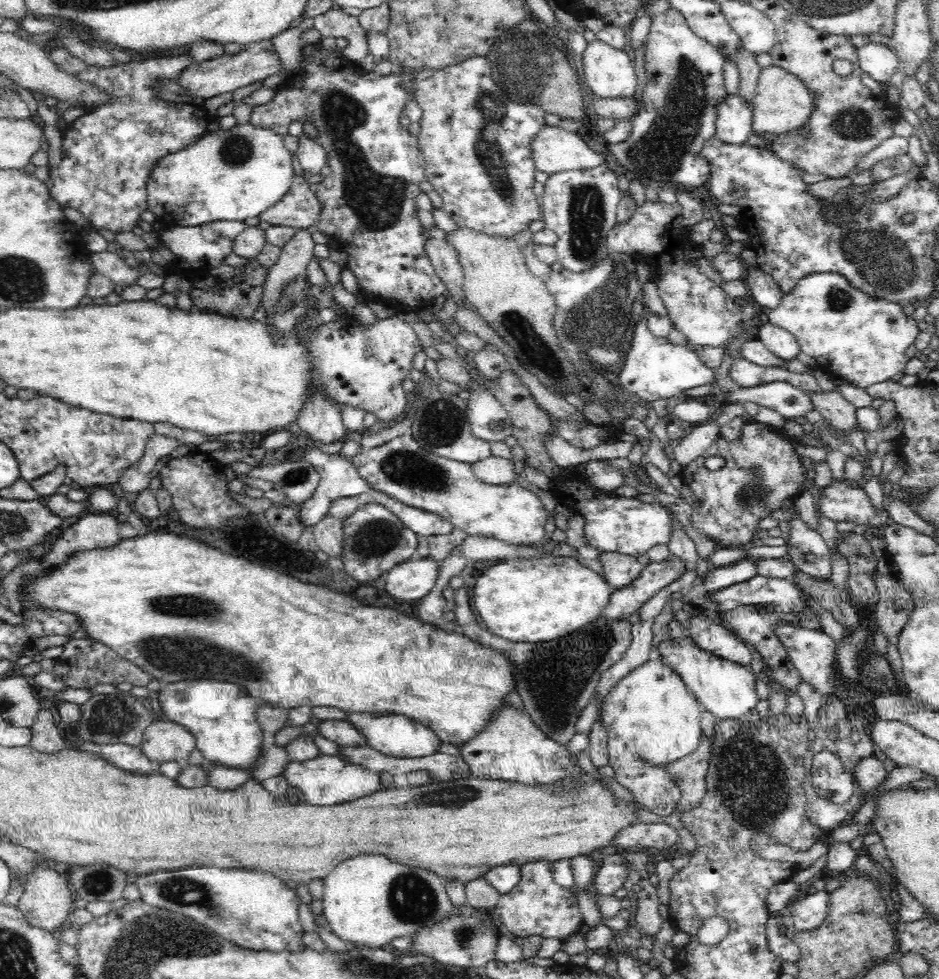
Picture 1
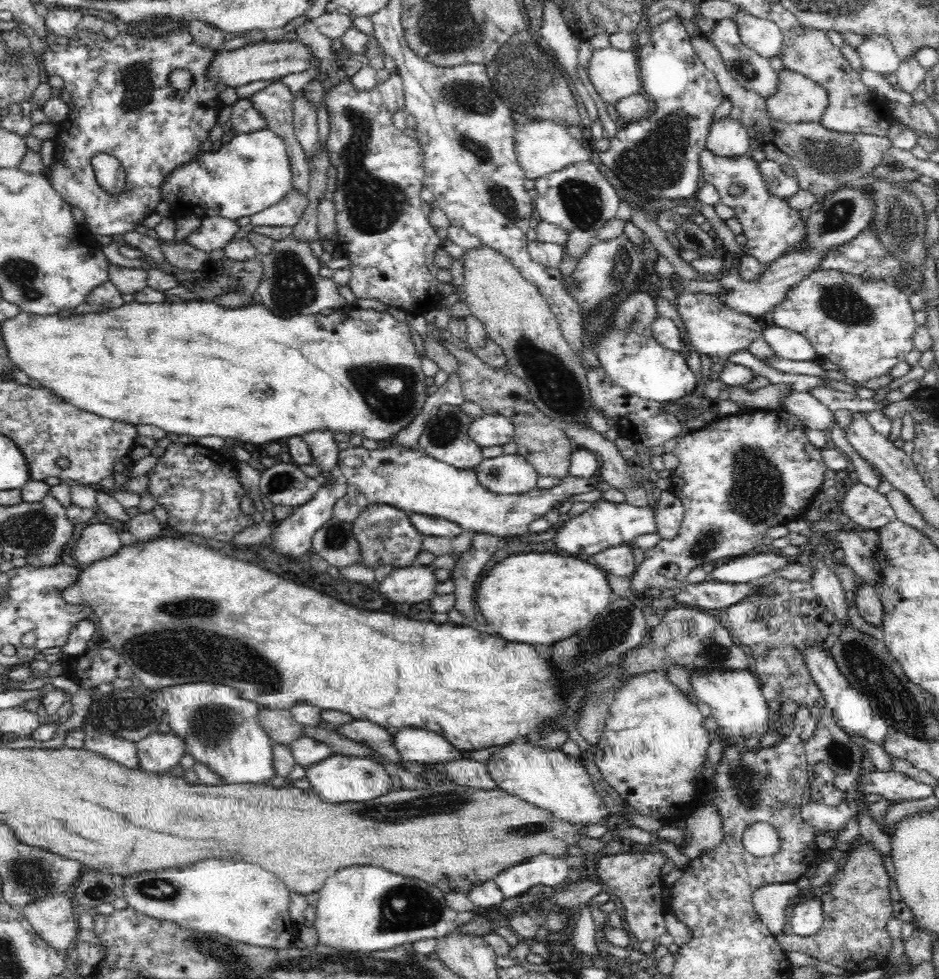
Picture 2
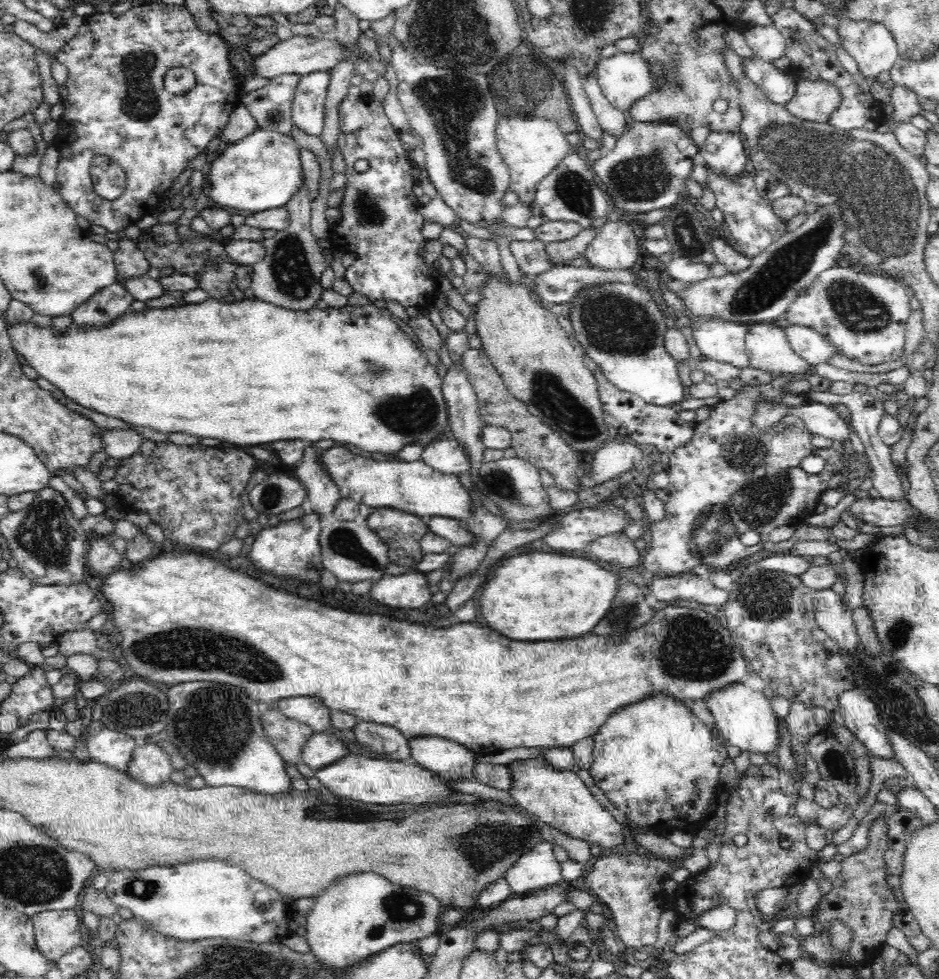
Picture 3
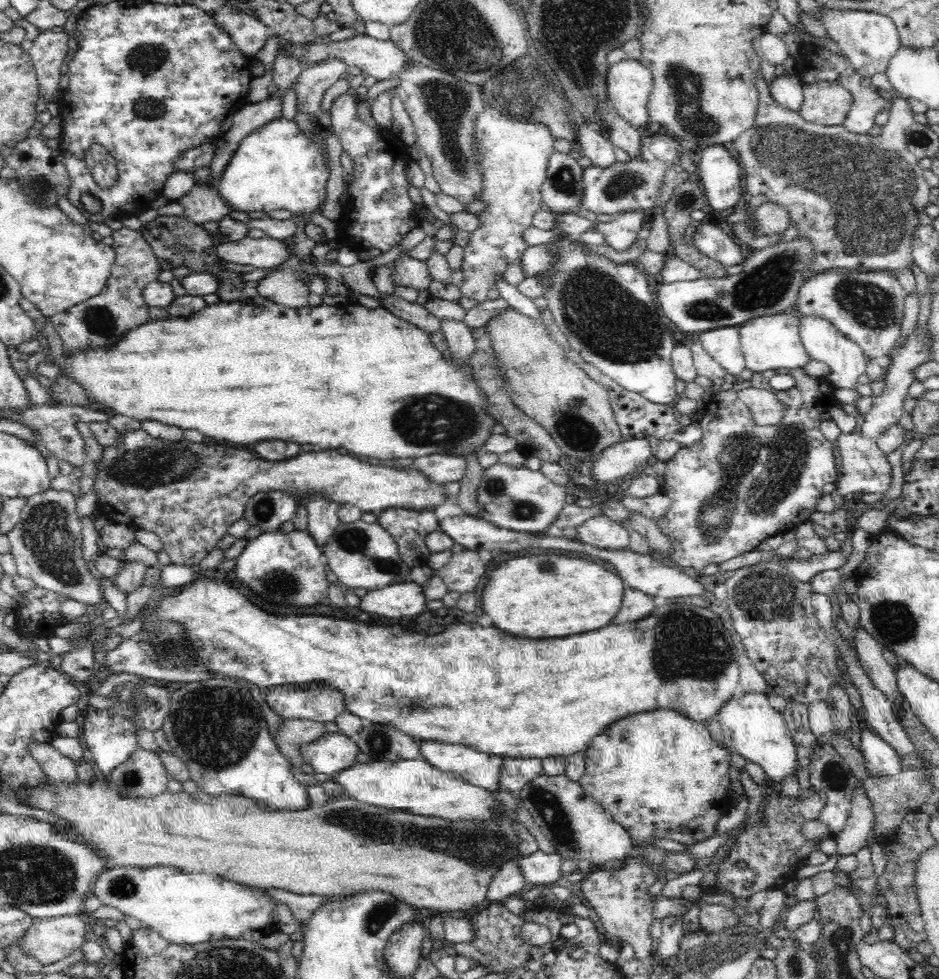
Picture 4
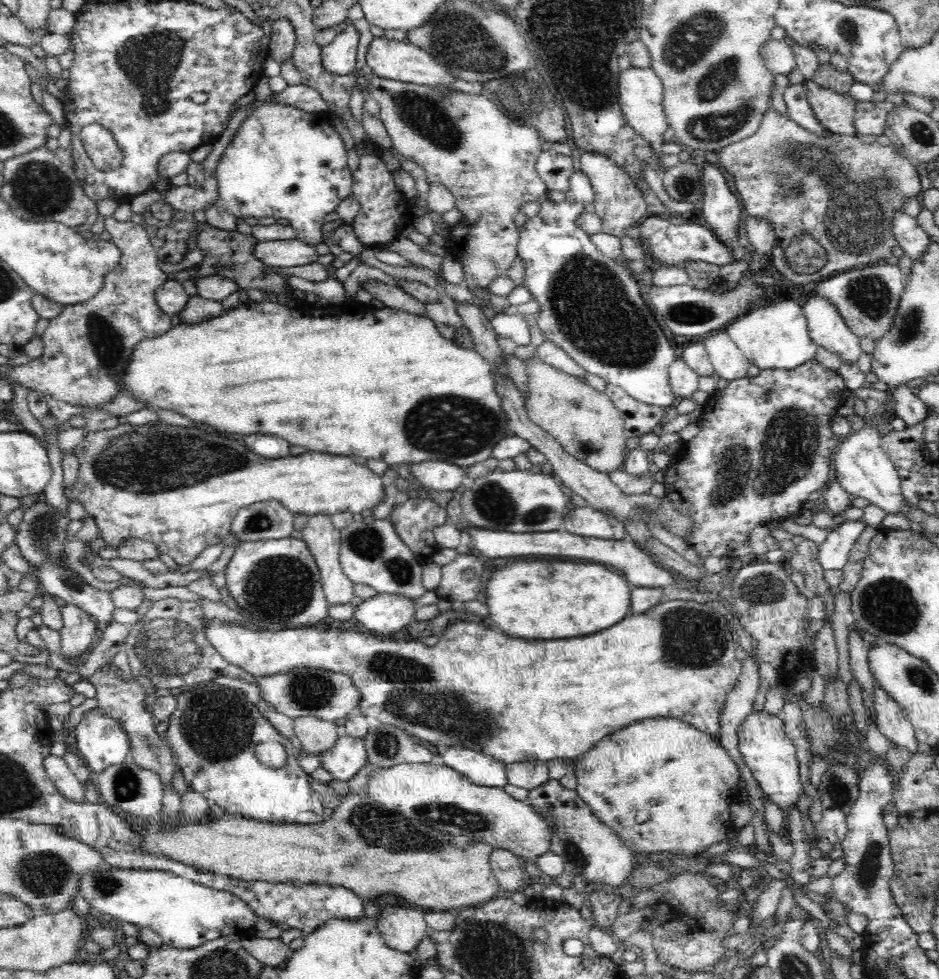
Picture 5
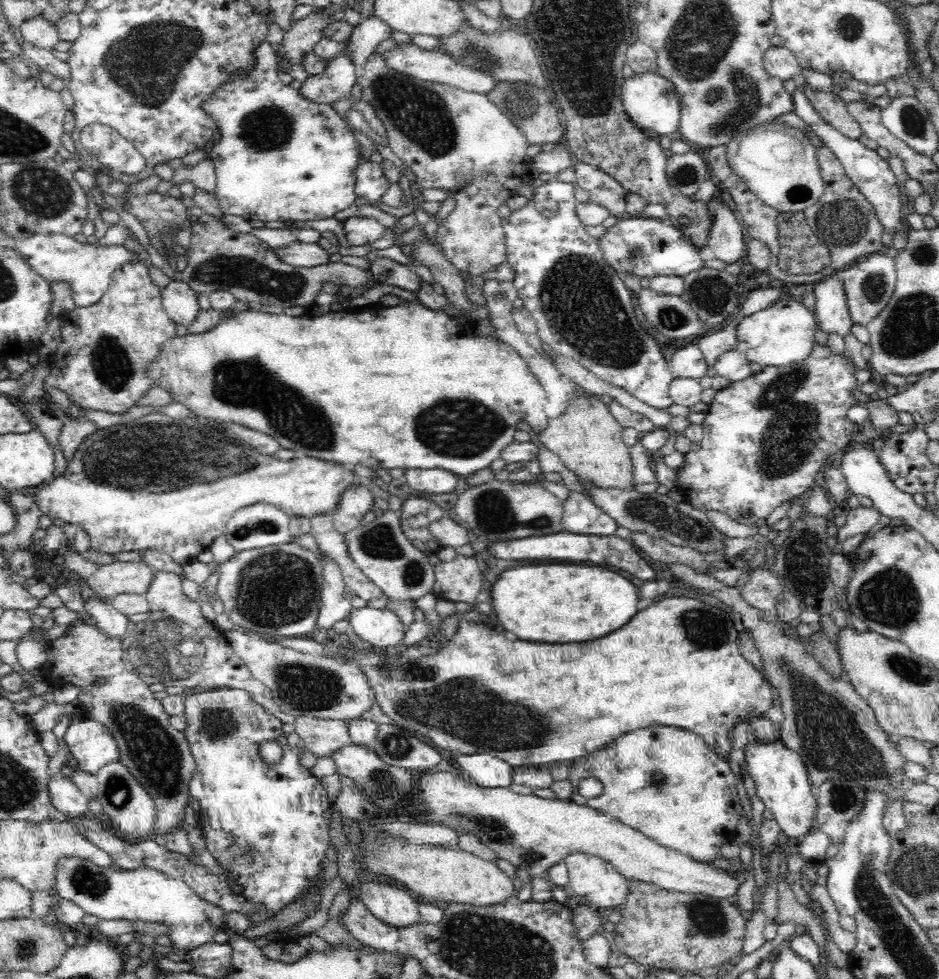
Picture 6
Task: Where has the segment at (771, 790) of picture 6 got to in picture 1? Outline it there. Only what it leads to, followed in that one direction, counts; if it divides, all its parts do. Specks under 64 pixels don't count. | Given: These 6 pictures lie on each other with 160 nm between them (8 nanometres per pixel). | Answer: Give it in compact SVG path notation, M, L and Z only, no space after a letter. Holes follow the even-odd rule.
M684 635L677 642L667 637L660 642L658 652L660 652L659 659L682 677L686 688L697 698L702 709L708 710L720 721L743 718L744 714L755 708L760 700L755 689L758 676L750 666L742 666L716 657L712 653L706 653L706 650L694 645L690 637Z

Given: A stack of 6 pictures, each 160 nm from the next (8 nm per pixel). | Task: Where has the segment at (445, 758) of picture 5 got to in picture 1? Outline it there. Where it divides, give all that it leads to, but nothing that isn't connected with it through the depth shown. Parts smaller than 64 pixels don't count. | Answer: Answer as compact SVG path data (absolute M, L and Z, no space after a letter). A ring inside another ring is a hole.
M347 713L347 721L361 730L369 748L393 758L420 758L430 756L441 748L438 735L414 719L401 714L374 716L374 713Z

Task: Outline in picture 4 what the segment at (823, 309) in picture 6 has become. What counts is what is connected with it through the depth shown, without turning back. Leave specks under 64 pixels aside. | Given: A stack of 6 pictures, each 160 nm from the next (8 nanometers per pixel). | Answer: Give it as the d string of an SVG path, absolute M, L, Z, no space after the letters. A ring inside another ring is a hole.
M800 317L798 329L804 350L810 359L823 362L830 369L830 374L826 375L825 379L834 386L857 390L857 380L864 374L866 368L866 357L862 349L838 332L832 323L818 317Z

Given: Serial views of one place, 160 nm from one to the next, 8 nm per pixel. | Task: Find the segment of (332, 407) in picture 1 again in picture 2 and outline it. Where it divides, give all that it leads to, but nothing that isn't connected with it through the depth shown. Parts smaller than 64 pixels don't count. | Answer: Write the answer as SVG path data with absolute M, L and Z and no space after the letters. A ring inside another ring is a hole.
M316 431L302 436L310 447L312 453L312 464L322 468L324 484L337 484L338 473L338 447L334 441L334 434L326 431Z

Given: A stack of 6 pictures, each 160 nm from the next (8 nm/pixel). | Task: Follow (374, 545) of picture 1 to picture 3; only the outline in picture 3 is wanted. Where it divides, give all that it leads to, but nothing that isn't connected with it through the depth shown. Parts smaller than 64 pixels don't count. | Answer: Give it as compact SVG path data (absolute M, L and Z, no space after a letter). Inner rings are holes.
M375 509L364 521L377 535L388 543L390 563L415 569L422 560L421 538L429 531L420 516L403 510Z

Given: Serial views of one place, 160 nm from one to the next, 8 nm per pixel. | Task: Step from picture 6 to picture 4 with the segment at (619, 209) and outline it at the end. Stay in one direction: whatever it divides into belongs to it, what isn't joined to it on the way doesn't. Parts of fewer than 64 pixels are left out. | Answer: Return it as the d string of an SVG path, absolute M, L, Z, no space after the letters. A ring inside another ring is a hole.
M579 120L575 129L581 153L591 160L592 165L605 169L617 161L613 144L590 121ZM644 210L619 211L611 221L599 223L596 229L603 234L606 245L624 252L638 239L638 231L647 226L648 216Z

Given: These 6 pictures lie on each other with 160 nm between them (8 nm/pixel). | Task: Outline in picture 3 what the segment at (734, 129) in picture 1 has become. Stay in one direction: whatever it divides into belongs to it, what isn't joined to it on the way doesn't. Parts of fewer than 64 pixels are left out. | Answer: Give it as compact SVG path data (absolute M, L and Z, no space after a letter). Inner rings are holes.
M710 133L699 146L699 156L706 161L710 172L722 177L740 177L748 169L749 158L738 133Z

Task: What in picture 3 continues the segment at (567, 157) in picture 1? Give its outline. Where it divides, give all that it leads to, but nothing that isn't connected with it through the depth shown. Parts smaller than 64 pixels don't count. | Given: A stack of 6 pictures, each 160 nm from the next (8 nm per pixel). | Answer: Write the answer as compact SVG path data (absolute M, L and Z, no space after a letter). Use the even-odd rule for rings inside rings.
M498 118L494 126L495 148L503 158L507 172L510 173L510 188L520 196L520 203L533 205L534 195L539 182L551 171L558 162L573 152L573 146L566 141L566 134L556 121L545 118Z

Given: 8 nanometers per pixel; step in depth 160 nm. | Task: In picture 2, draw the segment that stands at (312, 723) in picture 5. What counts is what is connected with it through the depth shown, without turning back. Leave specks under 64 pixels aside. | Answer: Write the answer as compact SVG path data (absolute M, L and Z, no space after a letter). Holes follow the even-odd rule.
M263 707L258 713L259 725L266 731L266 734L271 738L272 742L280 743L282 745L290 746L290 743L303 734L303 725L298 724L291 715L290 709L272 710Z

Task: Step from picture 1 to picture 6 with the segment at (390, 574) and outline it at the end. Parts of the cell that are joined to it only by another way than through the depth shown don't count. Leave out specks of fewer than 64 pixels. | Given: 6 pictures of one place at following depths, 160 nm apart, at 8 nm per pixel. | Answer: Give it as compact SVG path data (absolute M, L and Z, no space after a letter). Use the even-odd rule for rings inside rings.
M369 607L353 608L349 614L348 622L354 628L360 640L366 640L370 646L376 648L390 648L403 640L405 636L402 621L396 611Z

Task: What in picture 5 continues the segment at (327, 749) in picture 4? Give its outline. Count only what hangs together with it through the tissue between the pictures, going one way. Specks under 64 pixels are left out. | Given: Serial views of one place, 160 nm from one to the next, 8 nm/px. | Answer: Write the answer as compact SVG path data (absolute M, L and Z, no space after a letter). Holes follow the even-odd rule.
M340 732L334 746L322 751L319 760L320 767L328 770L334 780L347 782L368 764L368 754L363 739Z

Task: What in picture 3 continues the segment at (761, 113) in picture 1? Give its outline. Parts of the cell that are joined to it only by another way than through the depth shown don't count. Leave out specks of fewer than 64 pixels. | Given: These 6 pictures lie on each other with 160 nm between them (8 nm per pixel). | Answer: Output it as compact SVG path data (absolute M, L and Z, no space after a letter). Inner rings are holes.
M796 78L795 93L785 104L790 114L810 122L828 122L838 110L842 95L834 84Z

